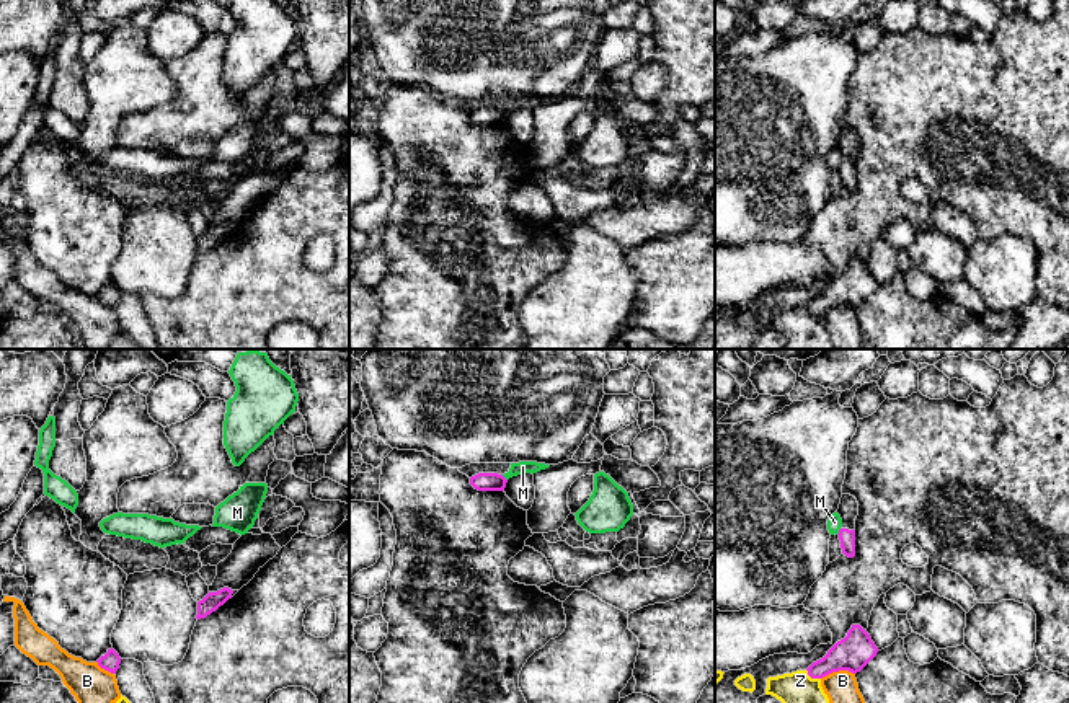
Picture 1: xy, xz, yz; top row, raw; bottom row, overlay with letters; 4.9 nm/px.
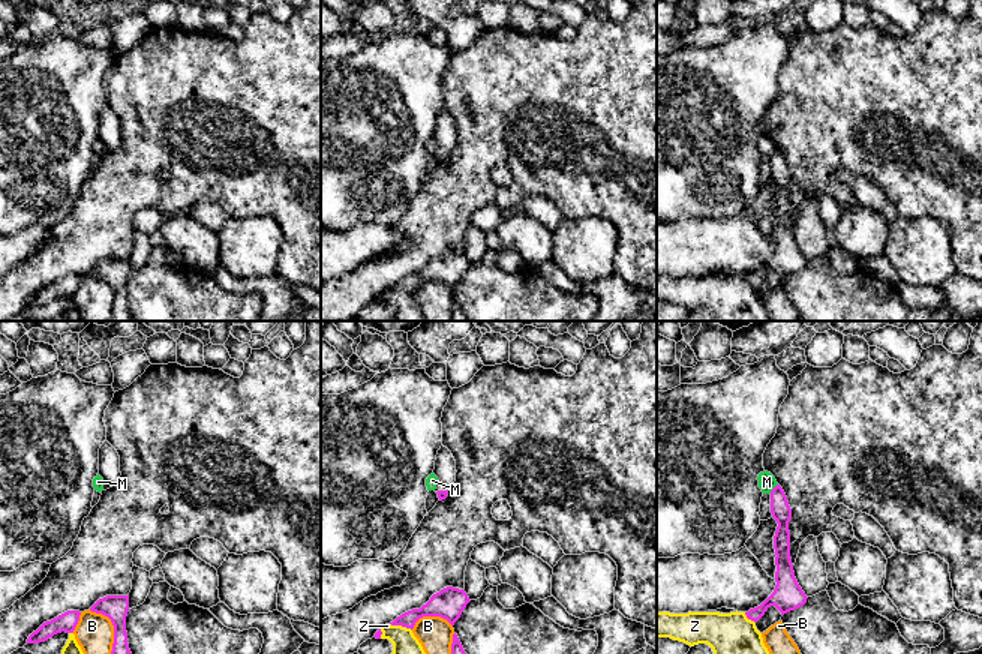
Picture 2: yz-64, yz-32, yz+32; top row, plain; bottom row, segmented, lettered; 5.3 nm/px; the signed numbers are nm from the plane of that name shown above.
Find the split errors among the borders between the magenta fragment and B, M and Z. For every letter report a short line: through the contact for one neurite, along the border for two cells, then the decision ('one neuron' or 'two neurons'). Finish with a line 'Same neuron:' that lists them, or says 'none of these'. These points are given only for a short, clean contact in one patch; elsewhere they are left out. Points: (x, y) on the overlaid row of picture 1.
B: two neurons
M: line yz (841, 529), (836, 534); two neurons
Z: two neurons
Same neuron: none of these

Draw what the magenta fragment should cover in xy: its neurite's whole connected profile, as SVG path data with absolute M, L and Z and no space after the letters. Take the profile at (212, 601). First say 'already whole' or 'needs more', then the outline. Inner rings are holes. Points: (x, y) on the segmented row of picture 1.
already whole | M224 587L217 592L209 592L202 600L197 602L196 618L201 620L215 612L220 605L232 599L232 594L233 590L228 587Z

